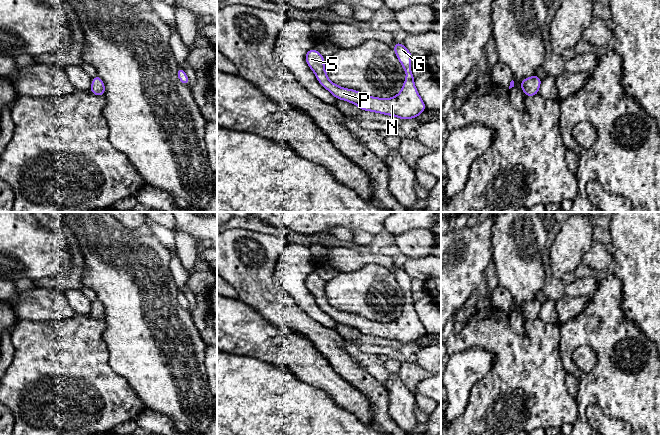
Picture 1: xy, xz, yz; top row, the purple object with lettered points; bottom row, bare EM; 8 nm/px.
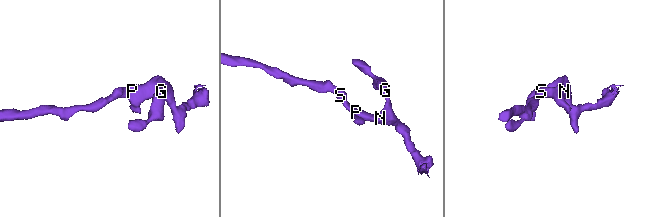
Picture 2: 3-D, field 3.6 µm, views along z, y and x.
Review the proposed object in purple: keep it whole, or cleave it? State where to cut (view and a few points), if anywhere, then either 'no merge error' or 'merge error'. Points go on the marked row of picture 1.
no cut; no merge error

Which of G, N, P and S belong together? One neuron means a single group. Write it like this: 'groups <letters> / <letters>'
groups G N P S

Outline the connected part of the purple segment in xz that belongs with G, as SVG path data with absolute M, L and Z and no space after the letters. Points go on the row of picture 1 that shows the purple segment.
M395 41L393 50L406 72L406 79L400 93L389 99L371 97L359 91L343 88L332 83L324 68L325 57L315 48L307 51L305 59L310 69L317 76L317 81L336 99L353 103L363 111L391 115L403 120L416 118L426 110L426 107L414 85L414 76L411 72L412 54L402 43Z

